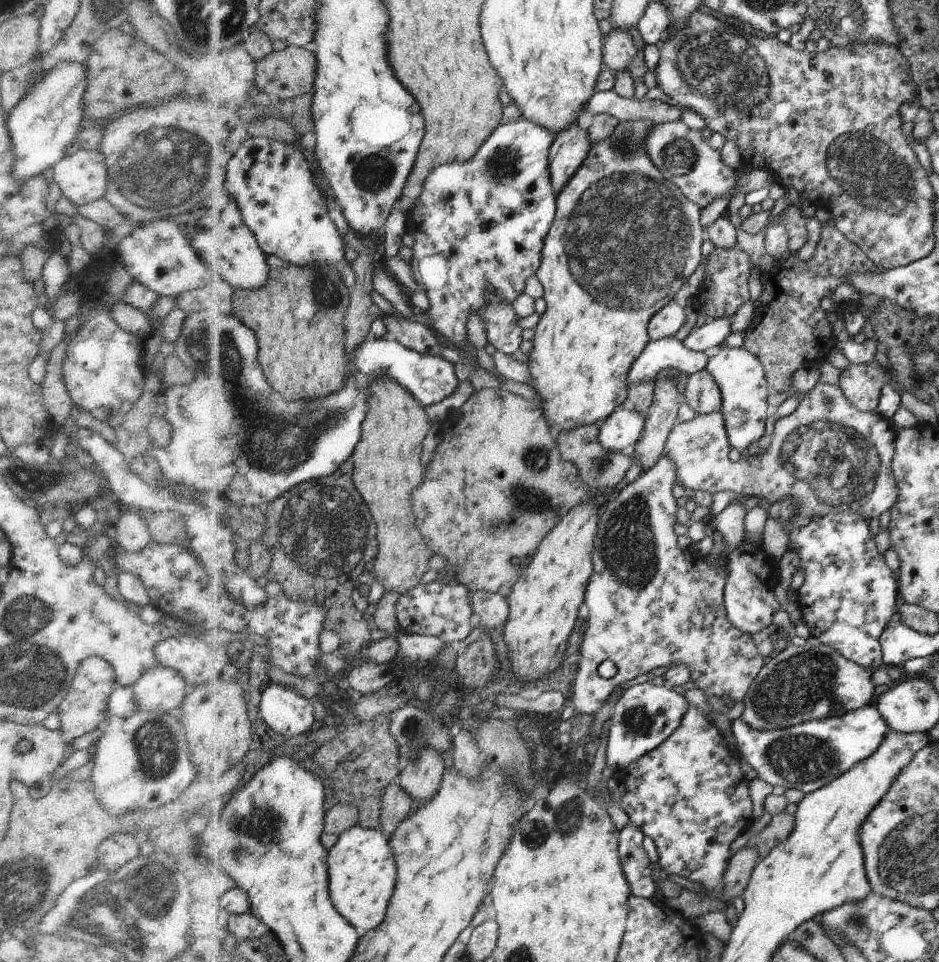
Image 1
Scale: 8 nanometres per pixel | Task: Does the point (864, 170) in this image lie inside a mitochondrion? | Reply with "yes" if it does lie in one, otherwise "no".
yes

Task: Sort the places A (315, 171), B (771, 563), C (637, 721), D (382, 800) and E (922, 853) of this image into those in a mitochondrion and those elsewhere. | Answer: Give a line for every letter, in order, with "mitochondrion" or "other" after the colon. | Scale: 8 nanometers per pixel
A: other
B: other
C: mitochondrion
D: other
E: mitochondrion

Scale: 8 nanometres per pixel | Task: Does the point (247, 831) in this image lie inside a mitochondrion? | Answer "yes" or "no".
yes

